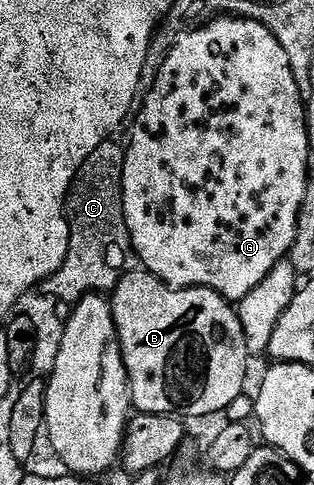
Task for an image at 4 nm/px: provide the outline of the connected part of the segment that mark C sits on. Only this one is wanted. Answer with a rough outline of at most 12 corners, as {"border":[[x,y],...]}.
{"border":[[125,150],[87,154],[67,190],[60,303],[111,292],[136,261]]}

